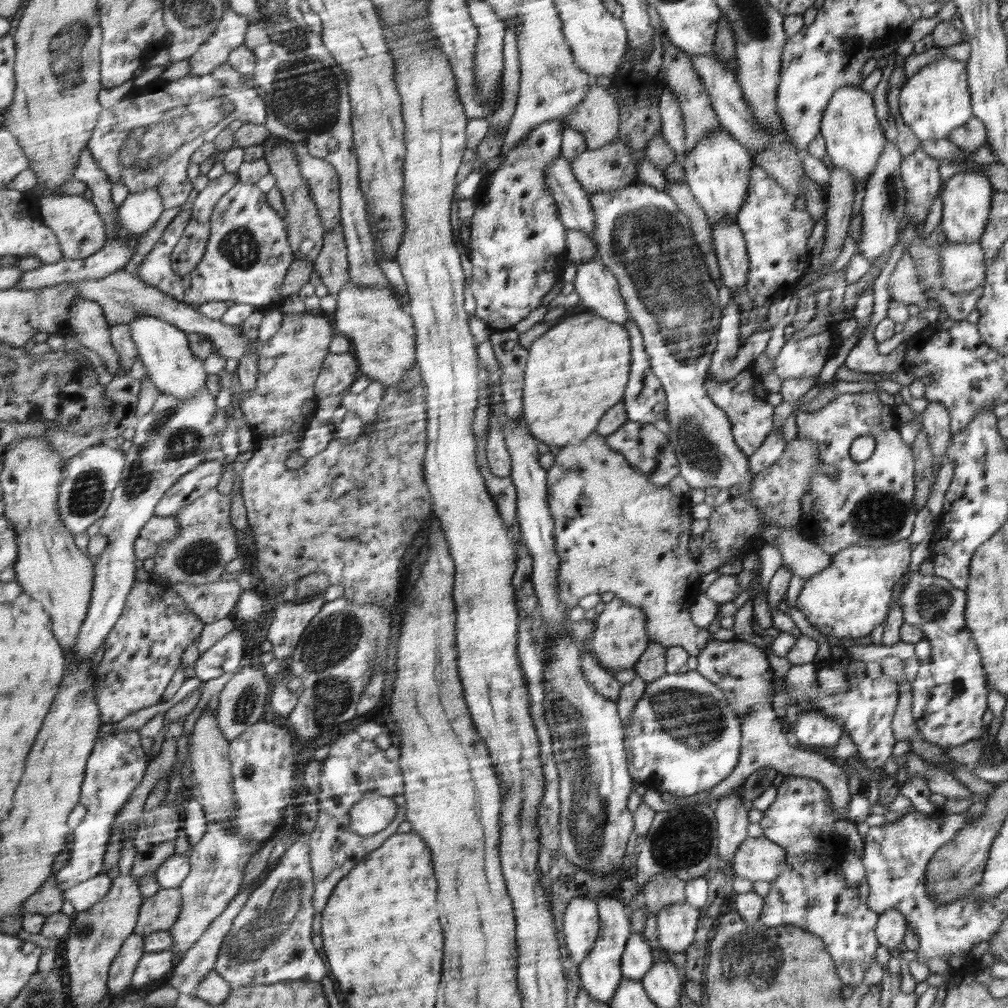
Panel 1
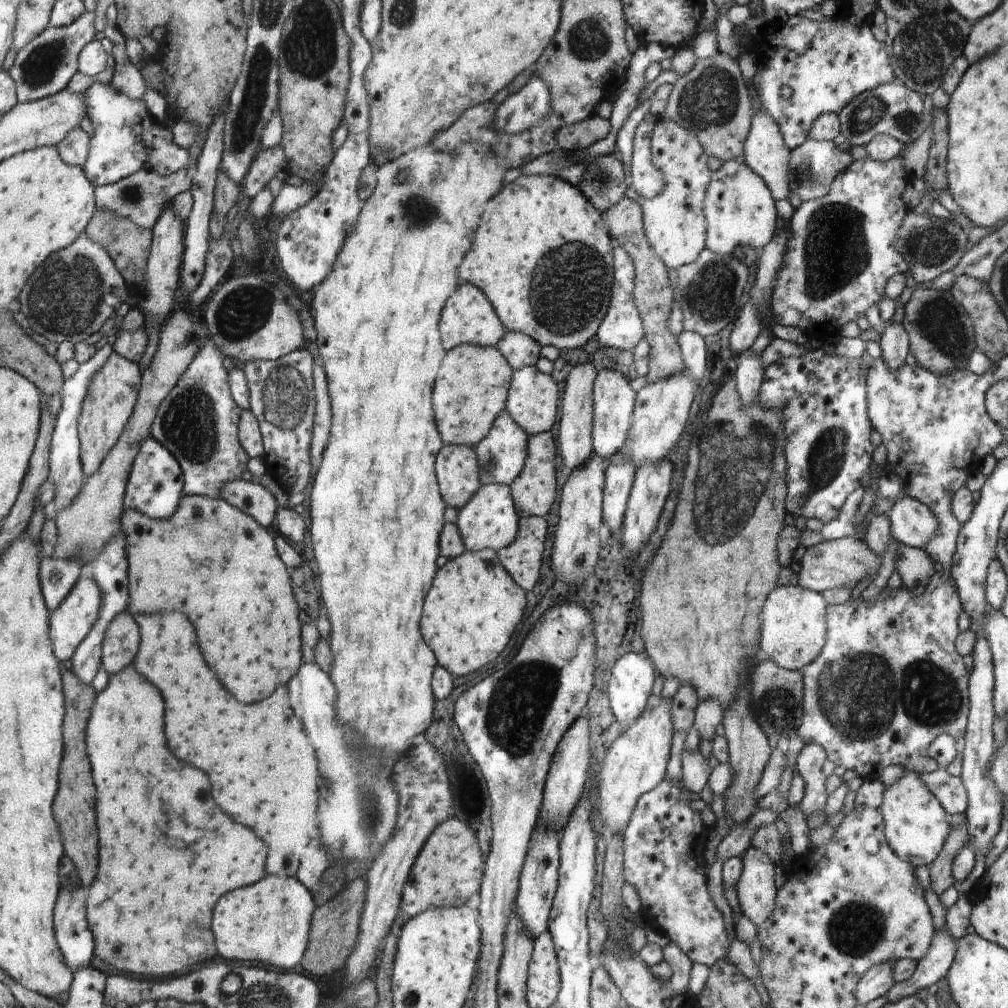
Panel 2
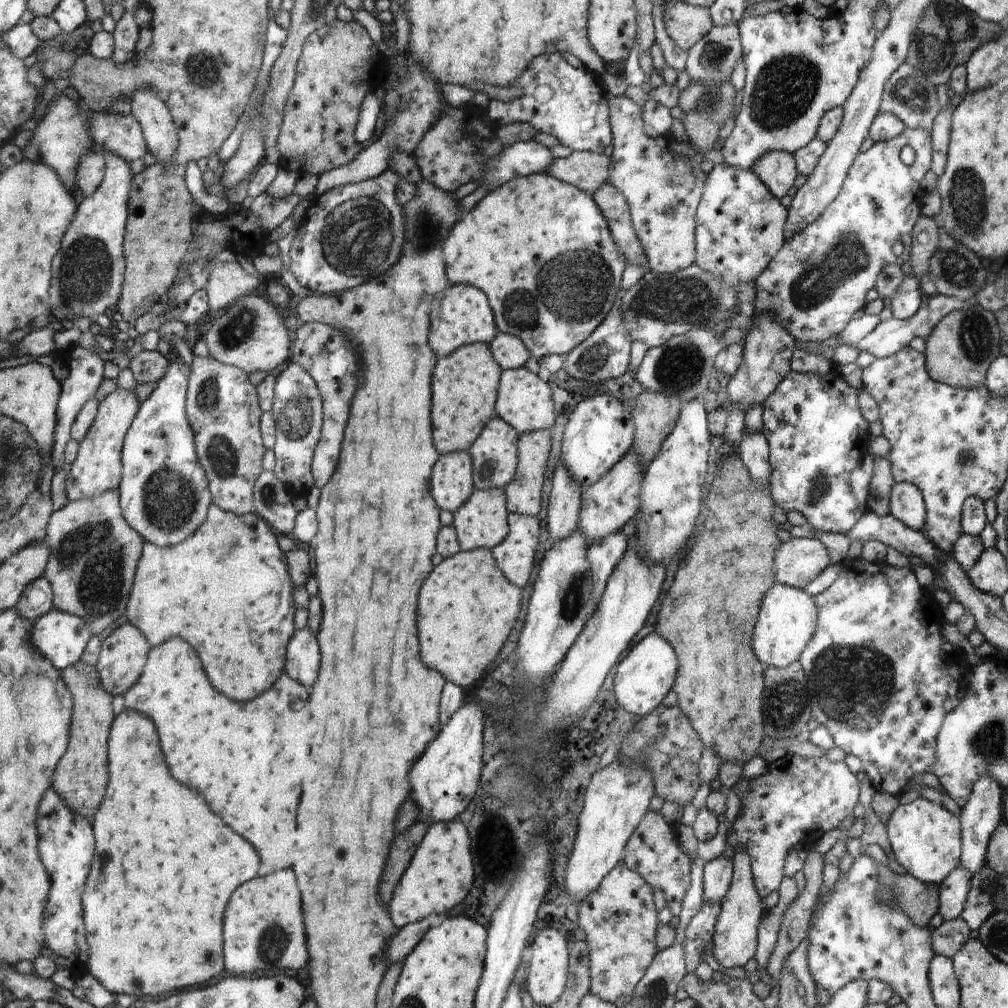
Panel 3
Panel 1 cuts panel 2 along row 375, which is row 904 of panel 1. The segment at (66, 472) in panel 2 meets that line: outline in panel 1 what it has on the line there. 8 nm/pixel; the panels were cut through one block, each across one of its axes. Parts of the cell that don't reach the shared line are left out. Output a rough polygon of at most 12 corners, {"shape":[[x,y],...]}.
{"shape":[[102,873],[64,895],[79,914],[110,894],[115,878]]}

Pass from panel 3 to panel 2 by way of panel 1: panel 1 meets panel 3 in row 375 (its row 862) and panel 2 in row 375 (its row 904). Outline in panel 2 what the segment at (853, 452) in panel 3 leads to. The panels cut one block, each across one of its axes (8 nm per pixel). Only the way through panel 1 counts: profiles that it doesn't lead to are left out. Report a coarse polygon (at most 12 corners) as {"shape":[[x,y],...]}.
{"shape":[[834,349],[769,364],[786,504],[834,520],[868,470],[861,358]]}

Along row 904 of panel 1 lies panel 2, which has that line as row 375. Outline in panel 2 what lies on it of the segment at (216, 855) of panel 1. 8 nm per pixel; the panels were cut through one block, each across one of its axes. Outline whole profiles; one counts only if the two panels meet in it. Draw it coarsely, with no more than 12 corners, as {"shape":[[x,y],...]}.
{"shape":[[212,338],[160,408],[153,436],[186,495],[242,479],[242,407]]}

